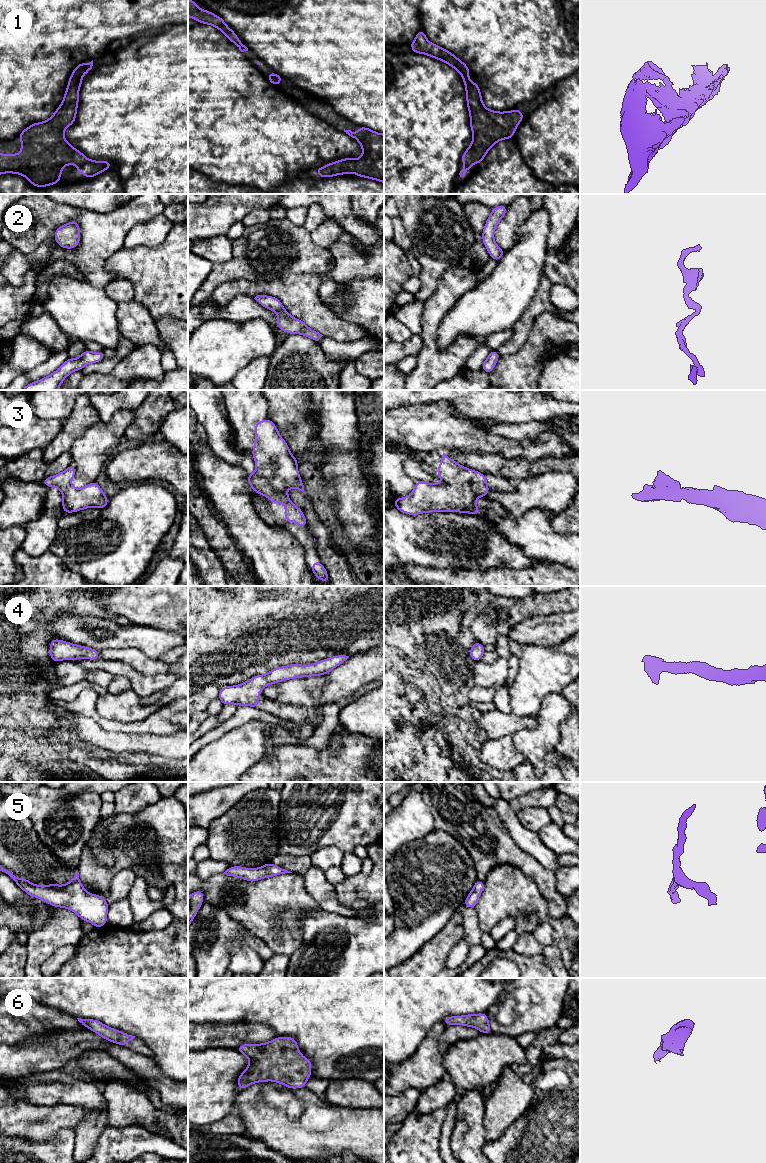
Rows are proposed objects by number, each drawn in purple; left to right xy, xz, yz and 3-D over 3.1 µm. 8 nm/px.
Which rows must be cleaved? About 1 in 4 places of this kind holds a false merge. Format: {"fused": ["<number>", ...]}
{"fused": []}

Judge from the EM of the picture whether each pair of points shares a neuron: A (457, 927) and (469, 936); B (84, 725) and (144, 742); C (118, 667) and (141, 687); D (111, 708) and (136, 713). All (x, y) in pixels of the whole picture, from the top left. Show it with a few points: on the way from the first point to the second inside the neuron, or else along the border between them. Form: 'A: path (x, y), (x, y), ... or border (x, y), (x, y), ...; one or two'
A: border (459, 909), (462, 915), (463, 938); two
B: path (99, 738), (113, 742), (129, 742); one
C: path (124, 669), (137, 681); one
D: path (117, 708), (124, 708), (130, 714); one

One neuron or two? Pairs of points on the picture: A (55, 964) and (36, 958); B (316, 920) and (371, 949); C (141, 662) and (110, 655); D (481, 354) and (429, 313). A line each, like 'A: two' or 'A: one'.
A: two
B: one
C: one
D: two

